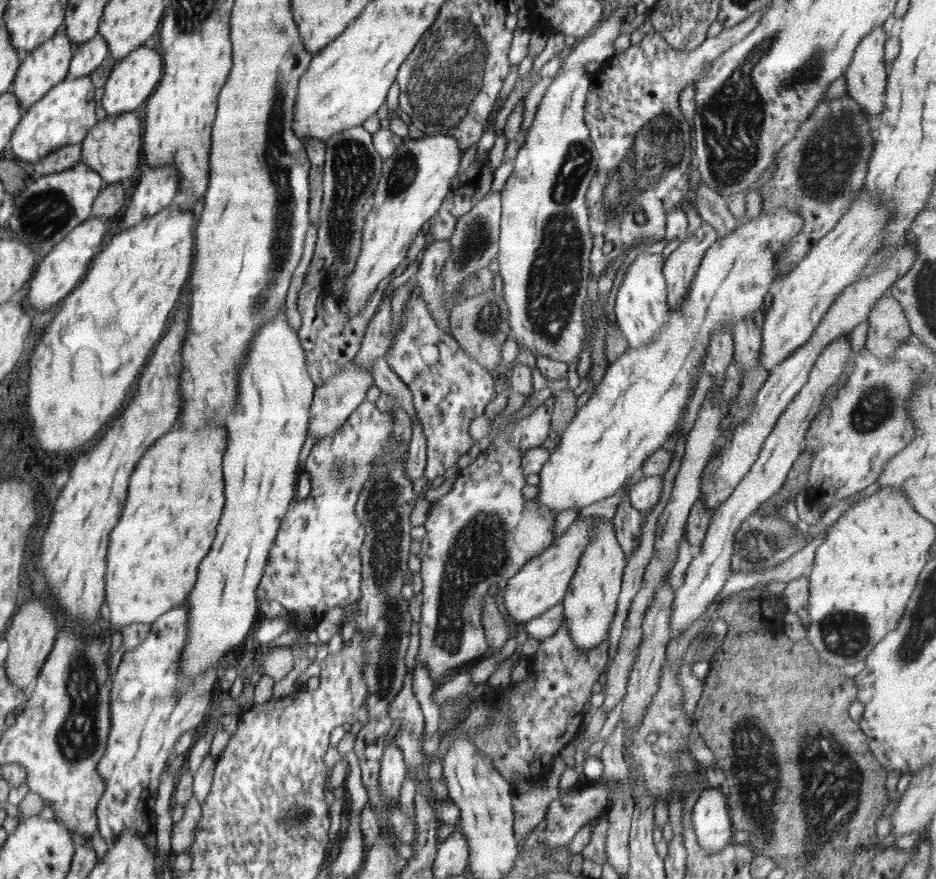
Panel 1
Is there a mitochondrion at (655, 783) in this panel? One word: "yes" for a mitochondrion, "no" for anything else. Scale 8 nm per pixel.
yes

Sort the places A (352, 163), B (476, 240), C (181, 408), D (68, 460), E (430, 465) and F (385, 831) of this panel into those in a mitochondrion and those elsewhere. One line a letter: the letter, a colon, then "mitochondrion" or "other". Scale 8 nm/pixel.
A: mitochondrion
B: mitochondrion
C: other
D: other
E: other
F: other

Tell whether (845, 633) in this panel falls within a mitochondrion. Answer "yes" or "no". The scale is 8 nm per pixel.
yes

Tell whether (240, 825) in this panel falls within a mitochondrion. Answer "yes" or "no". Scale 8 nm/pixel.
no

